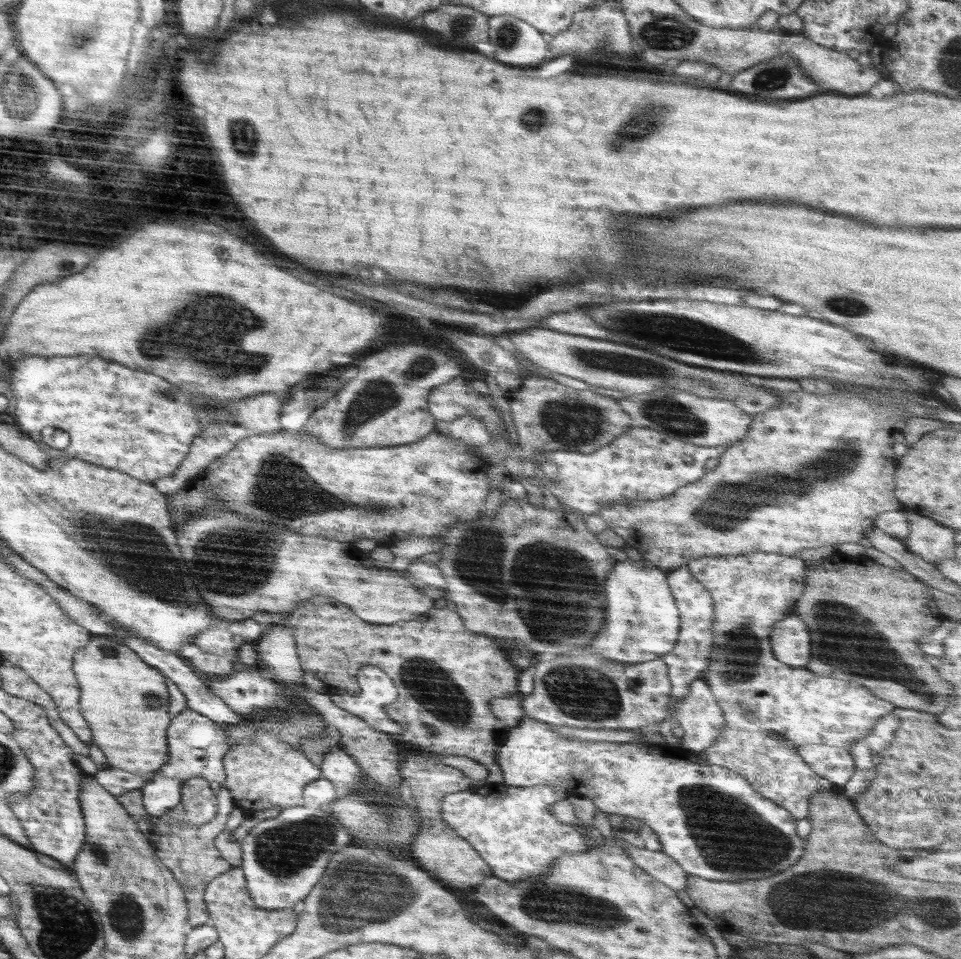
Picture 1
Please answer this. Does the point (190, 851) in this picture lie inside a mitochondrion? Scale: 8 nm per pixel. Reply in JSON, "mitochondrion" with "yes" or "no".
{"mitochondrion":"no"}

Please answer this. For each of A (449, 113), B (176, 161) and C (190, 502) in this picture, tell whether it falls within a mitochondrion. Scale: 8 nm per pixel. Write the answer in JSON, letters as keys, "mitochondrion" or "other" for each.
{"A":"other","B":"mitochondrion","C":"other"}

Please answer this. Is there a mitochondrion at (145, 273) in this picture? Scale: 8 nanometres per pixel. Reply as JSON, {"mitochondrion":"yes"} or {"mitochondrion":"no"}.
{"mitochondrion":"no"}

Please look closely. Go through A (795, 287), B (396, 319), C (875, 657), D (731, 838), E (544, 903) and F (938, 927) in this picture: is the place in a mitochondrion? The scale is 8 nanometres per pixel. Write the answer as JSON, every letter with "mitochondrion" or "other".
{"A":"other","B":"other","C":"mitochondrion","D":"mitochondrion","E":"mitochondrion","F":"mitochondrion"}

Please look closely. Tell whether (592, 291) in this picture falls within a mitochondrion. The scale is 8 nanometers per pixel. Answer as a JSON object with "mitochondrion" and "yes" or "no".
{"mitochondrion":"no"}

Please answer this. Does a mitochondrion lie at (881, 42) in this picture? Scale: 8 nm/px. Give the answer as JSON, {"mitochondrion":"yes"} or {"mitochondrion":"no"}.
{"mitochondrion":"no"}

